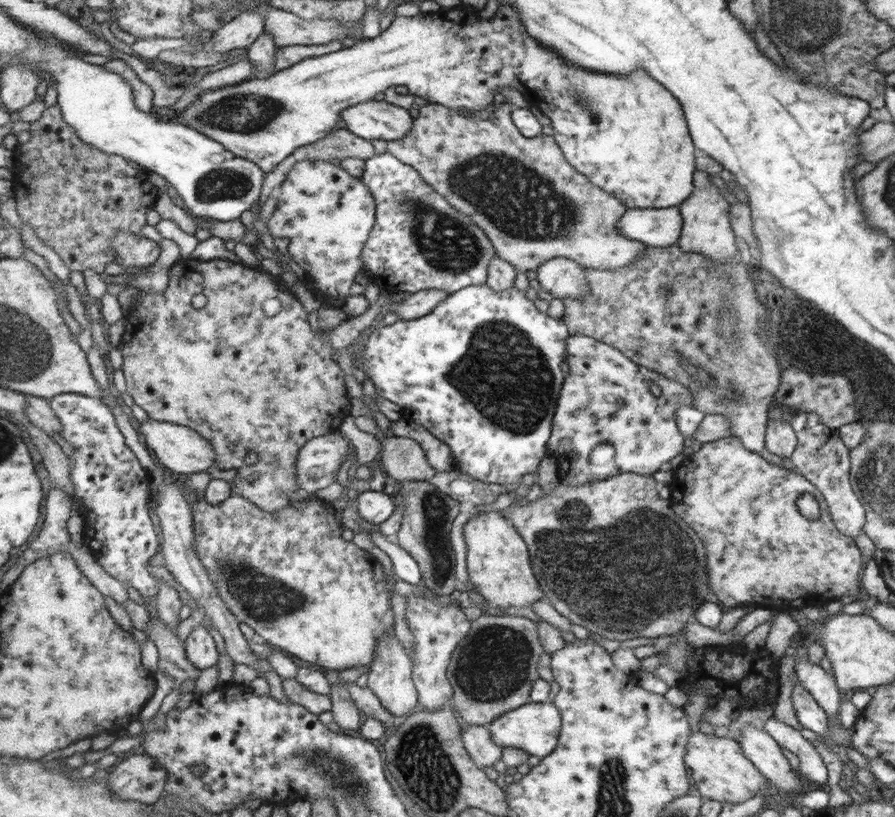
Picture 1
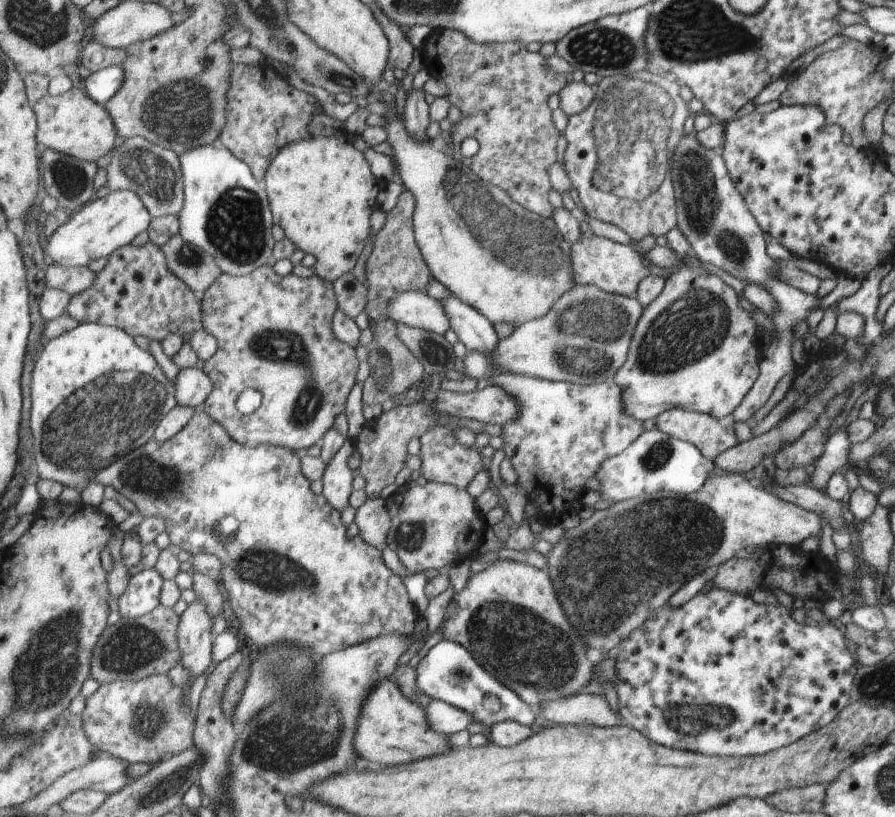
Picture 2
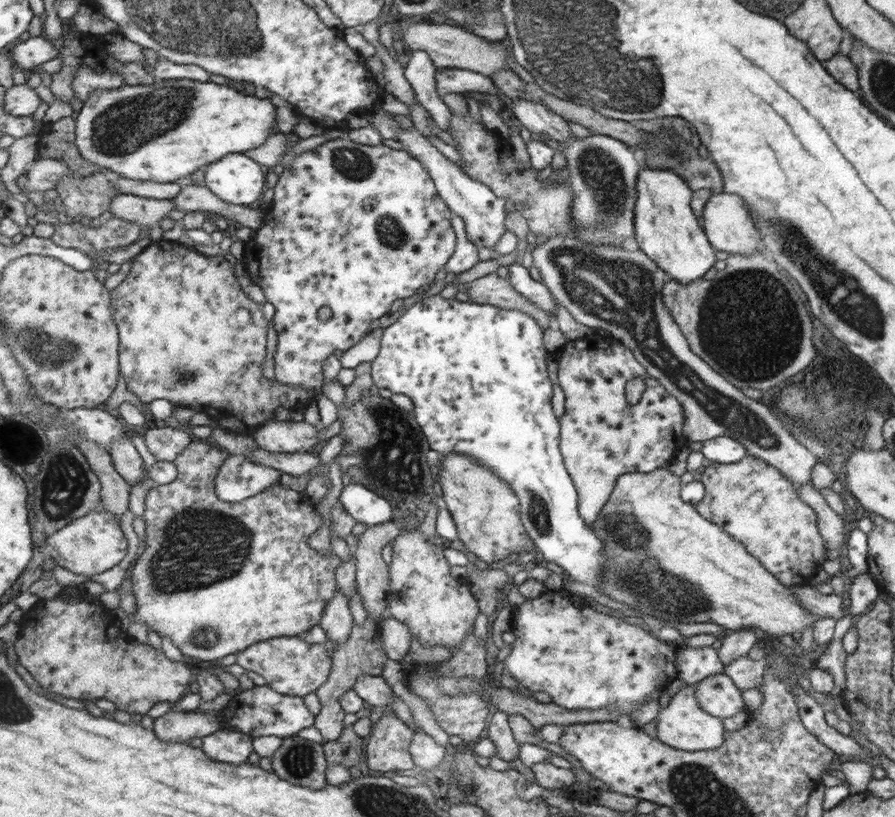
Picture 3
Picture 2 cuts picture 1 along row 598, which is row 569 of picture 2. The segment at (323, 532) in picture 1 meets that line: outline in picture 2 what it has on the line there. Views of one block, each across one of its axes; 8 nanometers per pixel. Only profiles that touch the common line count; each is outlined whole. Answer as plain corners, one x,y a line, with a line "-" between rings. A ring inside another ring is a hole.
199,409
191,419
190,424
177,436
165,442
159,442
155,438
151,439
145,446
139,447
127,456
117,459
107,468
96,472
93,481
101,483
103,486
112,486
119,494
132,501
136,510
139,510
145,518
163,517
166,520
171,546
175,549
182,549
192,556
207,553
221,558
224,564
222,570
223,586
228,592
232,611
240,621
240,634
246,635
252,641
255,640
259,646
263,646
267,650
278,645
295,645
301,649
311,650
315,654
315,658
320,659
382,634
399,633
403,637
411,637
414,632
413,622
415,622
417,614
415,614
415,610
405,594
403,582
385,568
379,550
363,542
359,535
349,539
347,526
341,522
340,512
322,494
313,494
311,484
309,484
310,480
302,471
302,460
287,447
270,444
250,447
237,442
222,423
218,423
214,418
211,418
211,415

